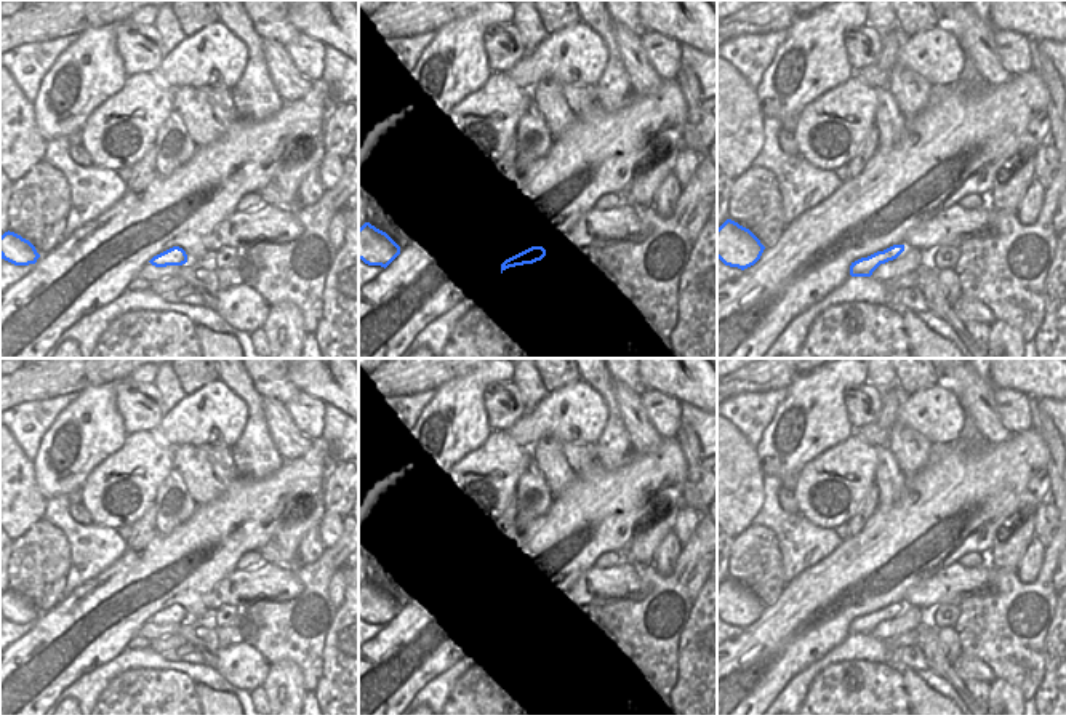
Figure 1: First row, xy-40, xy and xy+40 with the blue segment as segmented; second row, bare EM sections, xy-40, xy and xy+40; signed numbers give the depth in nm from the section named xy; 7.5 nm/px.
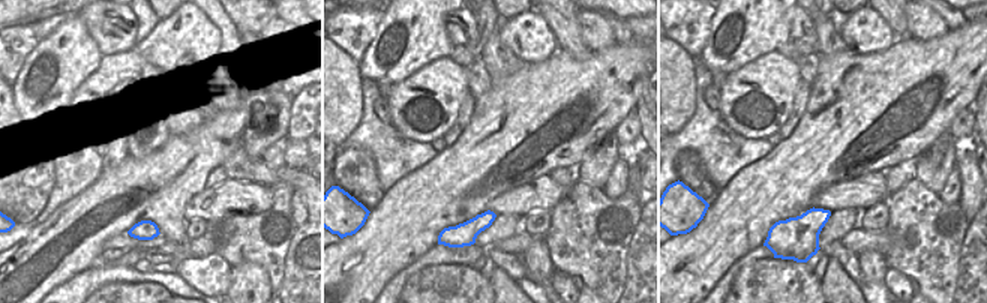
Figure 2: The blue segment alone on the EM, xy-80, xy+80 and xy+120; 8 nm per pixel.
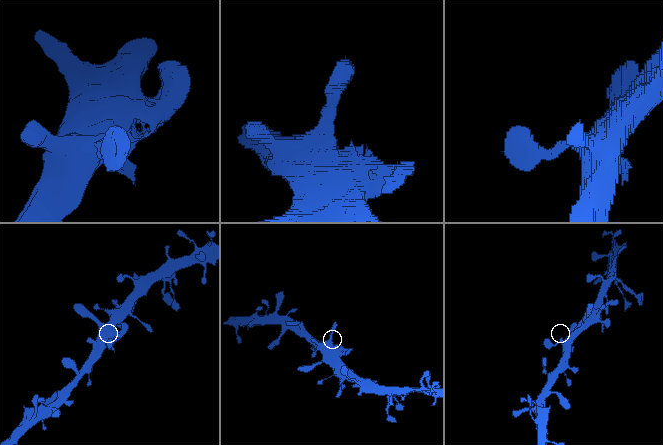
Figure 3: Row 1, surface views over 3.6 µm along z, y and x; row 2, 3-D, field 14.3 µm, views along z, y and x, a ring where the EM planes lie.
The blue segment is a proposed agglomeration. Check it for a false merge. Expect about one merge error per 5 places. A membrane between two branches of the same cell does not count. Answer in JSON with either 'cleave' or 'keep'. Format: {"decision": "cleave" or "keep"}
{"decision": "keep"}

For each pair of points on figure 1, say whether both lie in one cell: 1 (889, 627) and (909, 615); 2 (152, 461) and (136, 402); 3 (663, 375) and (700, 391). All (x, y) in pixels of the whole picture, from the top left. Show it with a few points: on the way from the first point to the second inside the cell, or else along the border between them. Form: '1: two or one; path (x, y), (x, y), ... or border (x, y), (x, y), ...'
1: one; path (893, 627), (905, 619)
2: two; border (154, 429), (128, 434)
3: one; path (673, 375), (684, 375), (690, 381)

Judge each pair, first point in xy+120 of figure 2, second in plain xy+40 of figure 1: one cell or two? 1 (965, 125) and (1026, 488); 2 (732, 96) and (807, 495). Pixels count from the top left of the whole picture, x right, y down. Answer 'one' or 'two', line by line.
1: two
2: one

